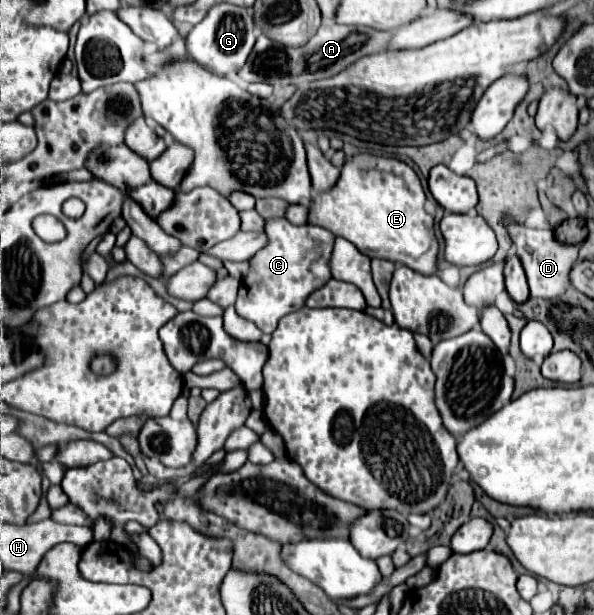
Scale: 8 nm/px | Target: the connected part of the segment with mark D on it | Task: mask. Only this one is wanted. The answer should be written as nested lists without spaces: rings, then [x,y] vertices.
[[[506,221],[506,229],[514,243],[514,251],[522,261],[530,287],[530,297],[540,297],[540,299],[560,297],[570,283],[570,269],[574,269],[578,261],[578,249],[572,245],[558,243],[554,239],[552,229],[530,229],[526,225],[514,225],[514,221]]]

